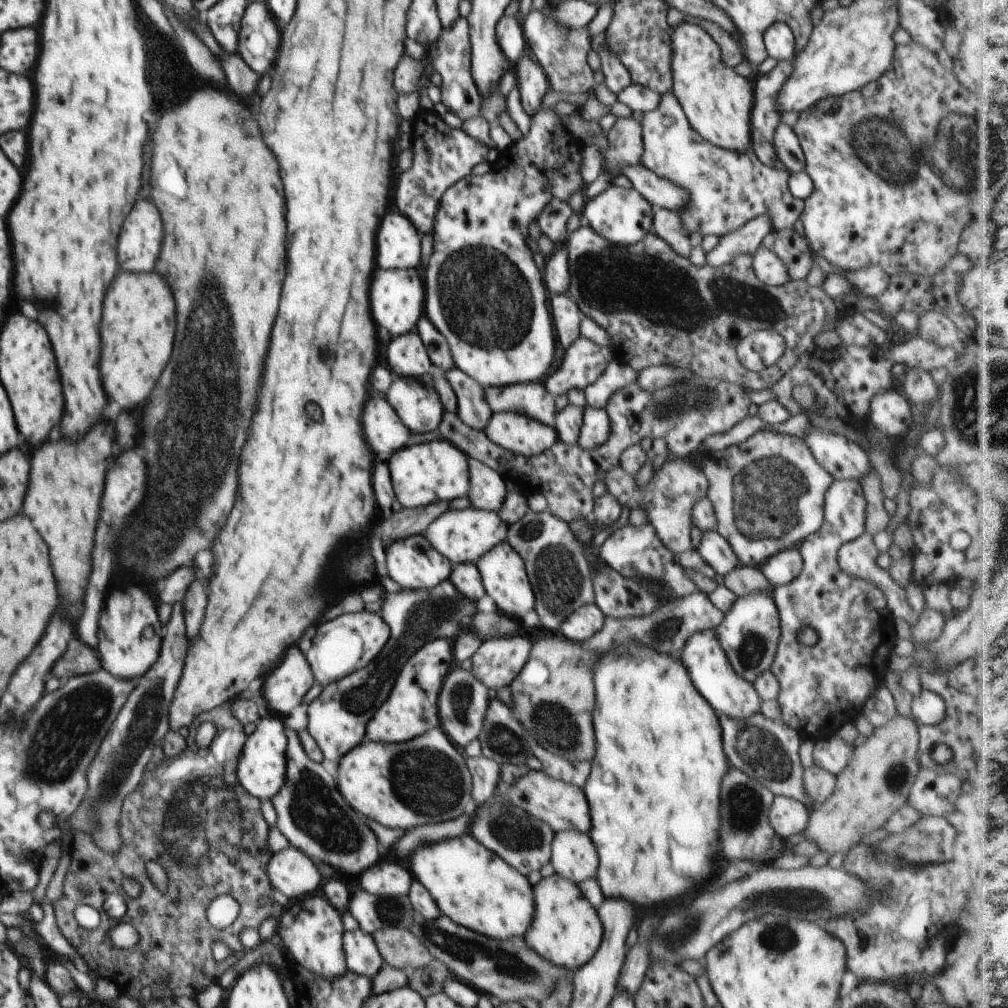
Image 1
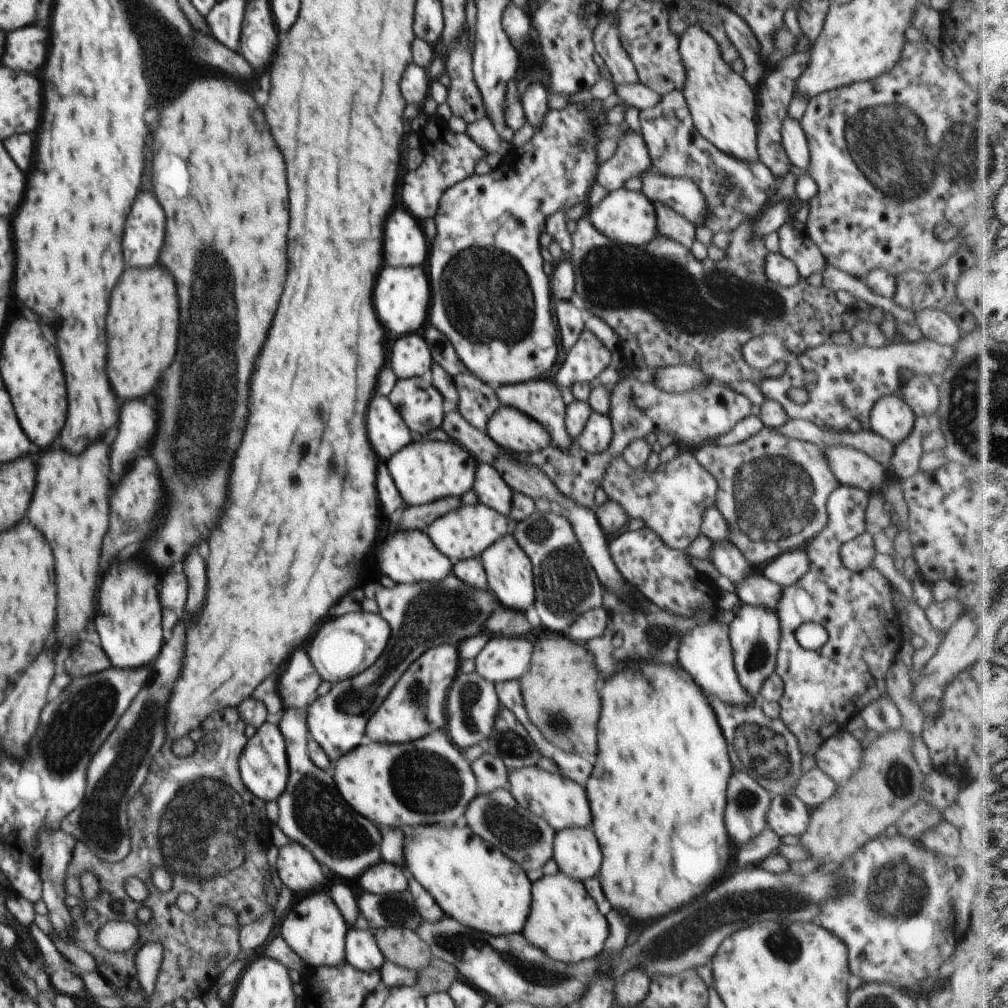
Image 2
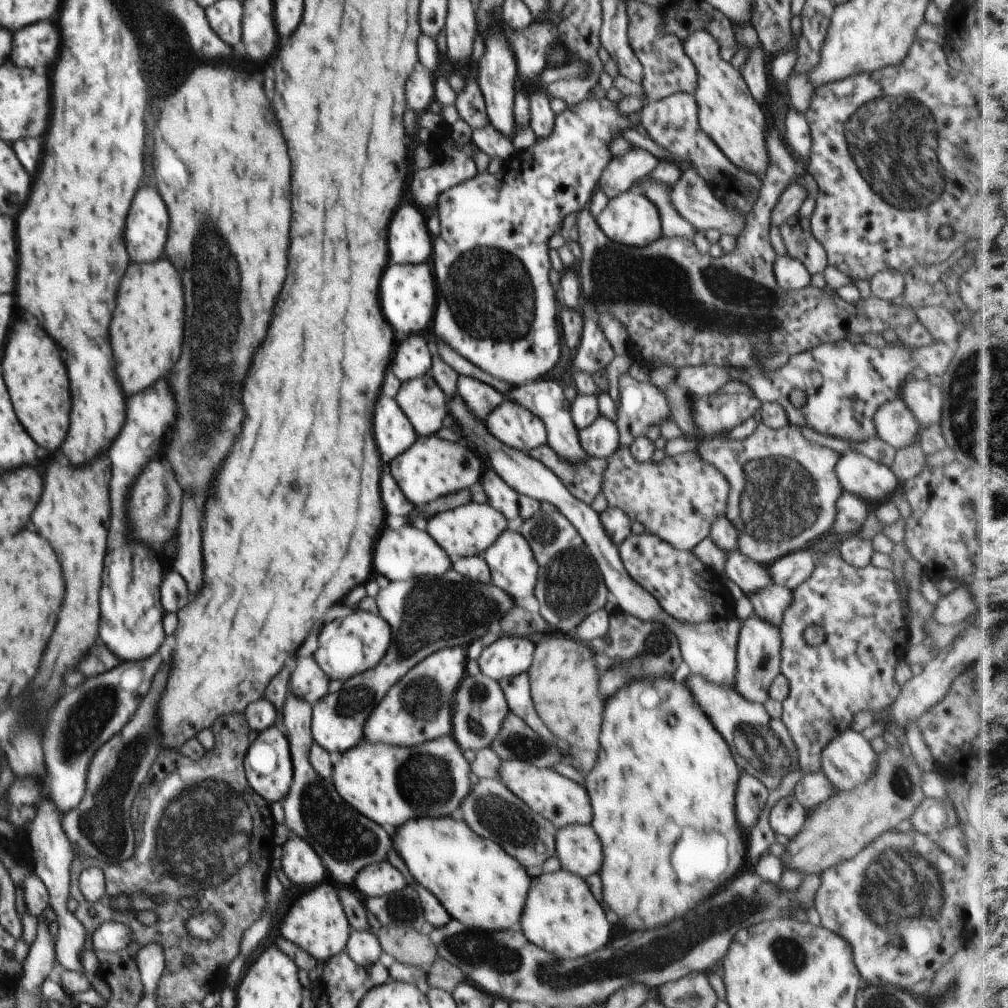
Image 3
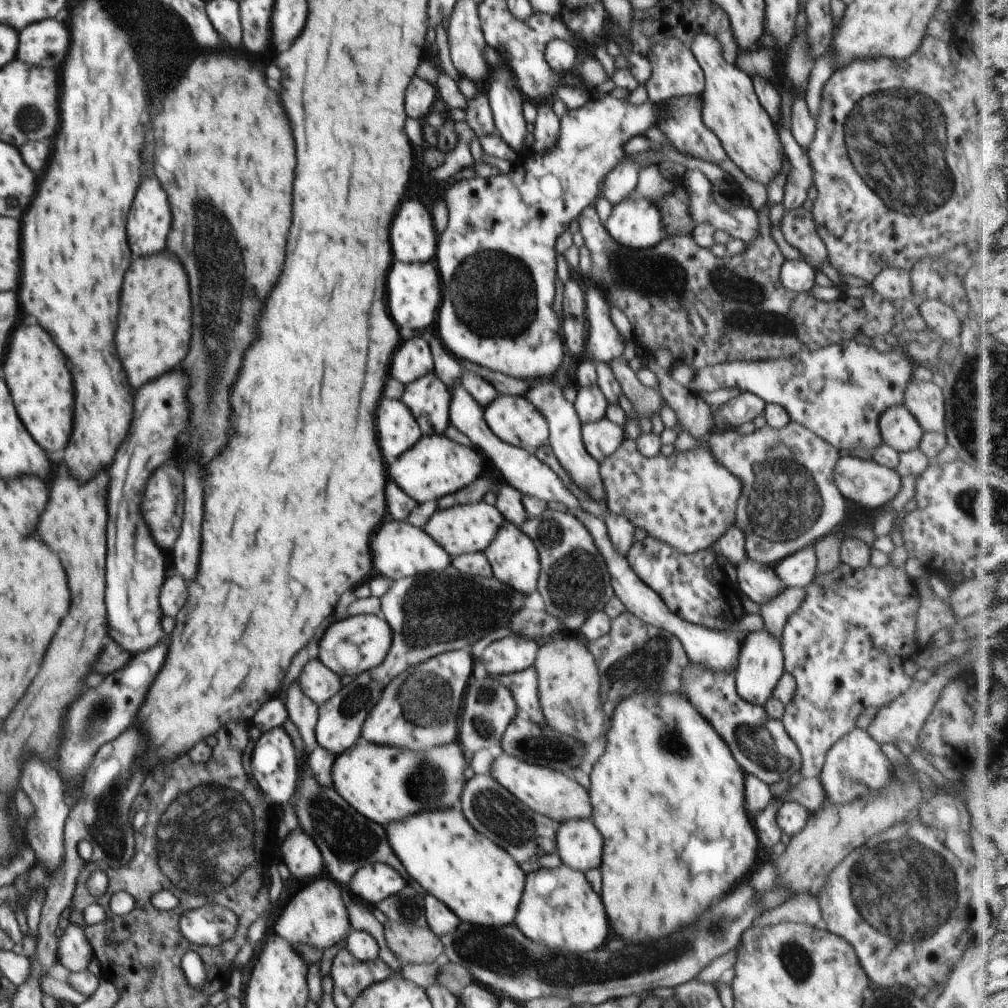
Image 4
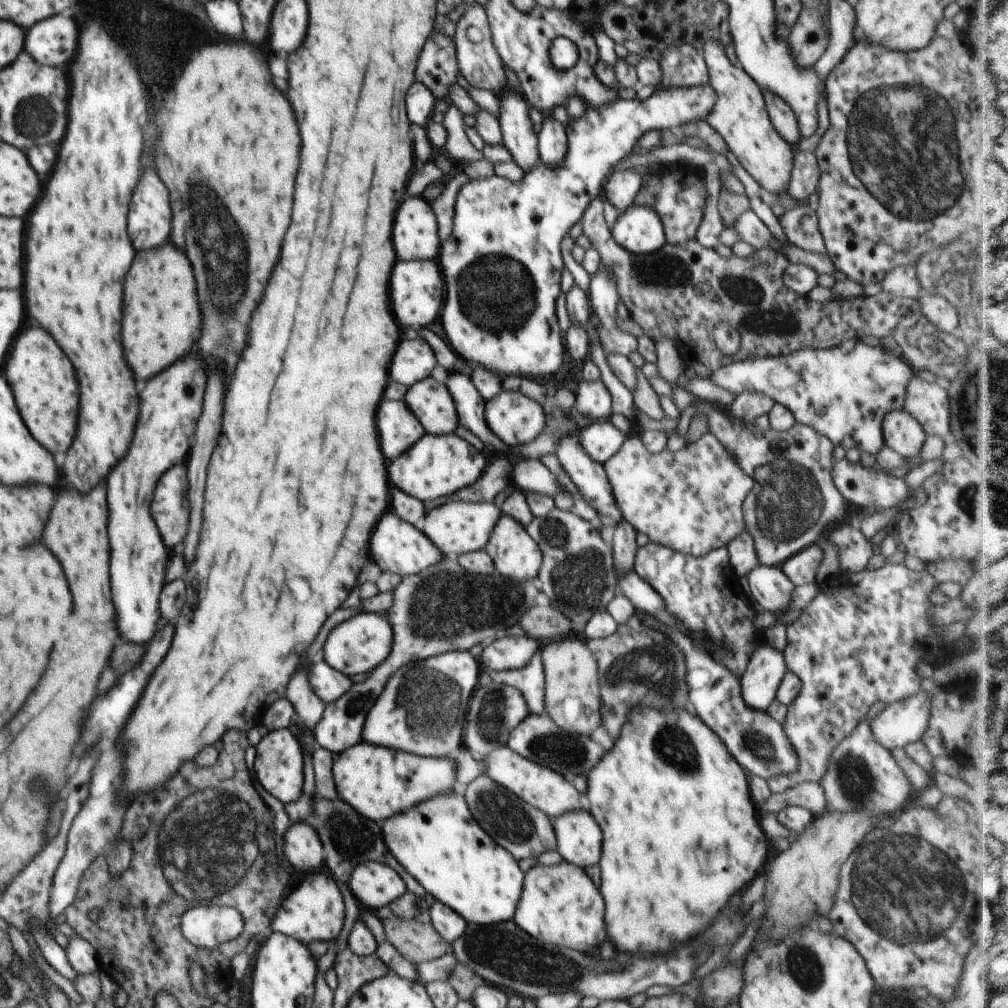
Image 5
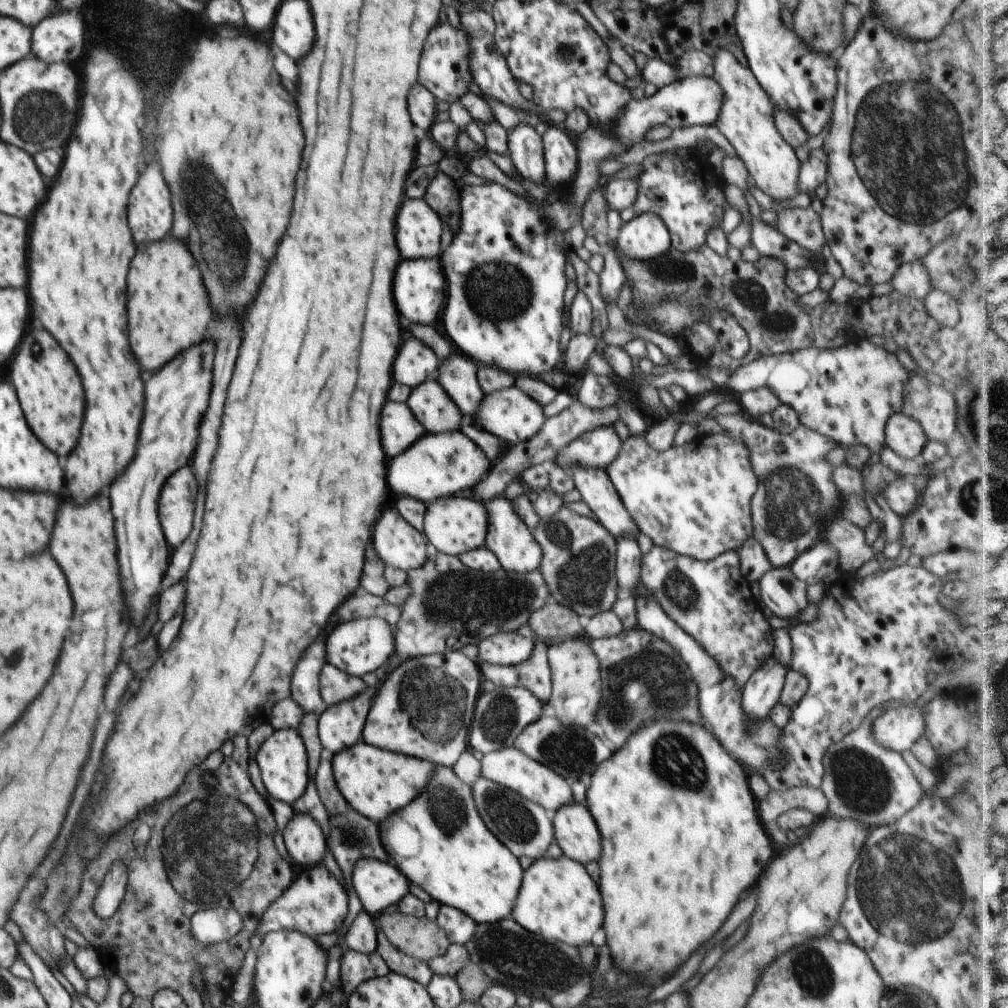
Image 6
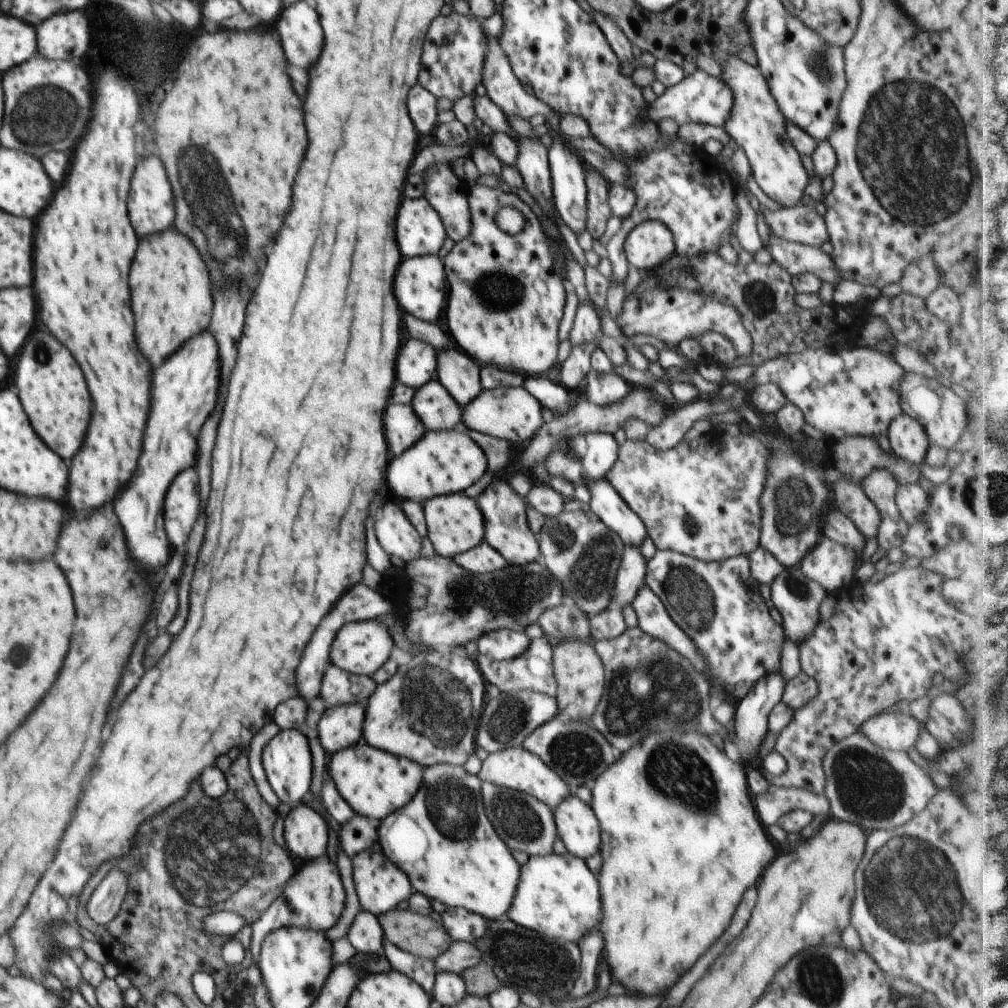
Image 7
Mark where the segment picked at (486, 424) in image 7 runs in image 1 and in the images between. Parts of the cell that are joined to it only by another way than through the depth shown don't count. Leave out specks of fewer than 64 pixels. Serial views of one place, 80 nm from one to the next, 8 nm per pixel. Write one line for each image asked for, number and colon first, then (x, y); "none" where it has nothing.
1: (525, 436)
2: (513, 430)
3: (513, 425)
4: (513, 419)
5: (517, 420)
6: (510, 414)

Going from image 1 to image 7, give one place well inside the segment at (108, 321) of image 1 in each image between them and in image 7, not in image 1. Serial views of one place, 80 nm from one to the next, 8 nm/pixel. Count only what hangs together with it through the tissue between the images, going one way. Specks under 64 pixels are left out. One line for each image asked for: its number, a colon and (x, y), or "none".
2: (142, 324)
3: (146, 332)
4: (155, 322)
5: (161, 323)
6: (168, 311)
7: (171, 290)

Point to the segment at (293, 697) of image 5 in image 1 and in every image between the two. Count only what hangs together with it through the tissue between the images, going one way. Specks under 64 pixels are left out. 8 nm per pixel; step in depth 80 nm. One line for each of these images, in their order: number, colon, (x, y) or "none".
1: (312, 814)
2: (311, 811)
3: (346, 841)
4: (303, 711)

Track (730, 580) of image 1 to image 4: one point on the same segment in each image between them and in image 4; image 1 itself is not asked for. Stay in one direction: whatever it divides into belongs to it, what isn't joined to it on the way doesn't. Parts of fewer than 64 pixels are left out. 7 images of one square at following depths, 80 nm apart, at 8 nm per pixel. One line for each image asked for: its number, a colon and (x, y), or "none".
2: (756, 590)
3: (770, 603)
4: (775, 612)

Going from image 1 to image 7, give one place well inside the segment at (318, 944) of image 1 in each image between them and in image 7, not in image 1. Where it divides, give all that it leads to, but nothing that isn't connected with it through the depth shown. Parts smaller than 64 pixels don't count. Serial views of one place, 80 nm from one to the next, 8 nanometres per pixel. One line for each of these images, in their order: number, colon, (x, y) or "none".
2: (314, 928)
3: (316, 921)
4: (316, 915)
5: (315, 910)
6: (316, 903)
7: (314, 899)

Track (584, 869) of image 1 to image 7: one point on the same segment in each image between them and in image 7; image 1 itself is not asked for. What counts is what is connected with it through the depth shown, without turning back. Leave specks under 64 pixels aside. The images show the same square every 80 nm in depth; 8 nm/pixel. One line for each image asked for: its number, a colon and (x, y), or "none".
2: (577, 852)
3: (578, 847)
4: (579, 844)
5: (579, 841)
6: (576, 833)
7: (577, 826)

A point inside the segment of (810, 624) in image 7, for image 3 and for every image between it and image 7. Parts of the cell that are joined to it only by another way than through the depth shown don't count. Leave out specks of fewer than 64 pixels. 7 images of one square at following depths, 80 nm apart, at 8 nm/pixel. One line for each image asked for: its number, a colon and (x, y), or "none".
3: (750, 576)
4: (759, 582)
5: (768, 586)
6: (780, 591)

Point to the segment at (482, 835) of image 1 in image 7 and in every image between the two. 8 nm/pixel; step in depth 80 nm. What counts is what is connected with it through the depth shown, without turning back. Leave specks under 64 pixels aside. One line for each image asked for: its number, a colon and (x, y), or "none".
2: (496, 817)
3: (489, 810)
4: (493, 811)
5: (520, 829)
6: (526, 829)
7: (523, 823)

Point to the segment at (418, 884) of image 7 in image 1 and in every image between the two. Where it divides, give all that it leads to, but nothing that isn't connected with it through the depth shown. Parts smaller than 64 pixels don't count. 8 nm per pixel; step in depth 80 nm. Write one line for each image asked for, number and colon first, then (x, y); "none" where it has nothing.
1: (477, 889)
2: (474, 882)
3: (478, 883)
4: (478, 880)
5: (440, 844)
6: (439, 842)

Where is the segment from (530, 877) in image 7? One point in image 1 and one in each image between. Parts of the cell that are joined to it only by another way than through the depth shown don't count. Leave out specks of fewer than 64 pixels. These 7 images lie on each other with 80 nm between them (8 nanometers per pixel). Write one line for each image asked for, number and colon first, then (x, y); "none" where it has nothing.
1: (565, 930)
2: (563, 921)
3: (560, 914)
4: (558, 907)
5: (559, 903)
6: (558, 900)

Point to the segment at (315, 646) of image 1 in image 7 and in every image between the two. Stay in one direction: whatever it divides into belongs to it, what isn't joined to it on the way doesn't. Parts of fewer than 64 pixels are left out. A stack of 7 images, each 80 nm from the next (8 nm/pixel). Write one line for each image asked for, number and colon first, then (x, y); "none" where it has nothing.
2: (346, 646)
3: (357, 643)
4: (355, 645)
5: (359, 645)
6: (363, 645)
7: (362, 647)

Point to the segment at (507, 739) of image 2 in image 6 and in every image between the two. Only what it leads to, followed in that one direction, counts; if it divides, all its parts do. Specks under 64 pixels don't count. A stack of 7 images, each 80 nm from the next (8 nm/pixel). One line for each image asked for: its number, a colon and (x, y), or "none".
3: (515, 740)
4: (542, 745)
5: (536, 738)
6: (573, 752)

